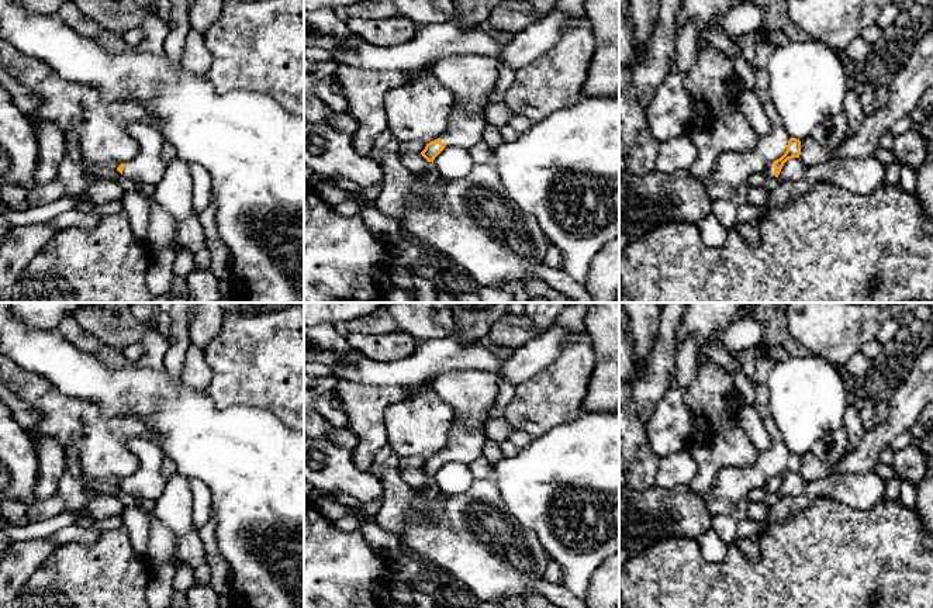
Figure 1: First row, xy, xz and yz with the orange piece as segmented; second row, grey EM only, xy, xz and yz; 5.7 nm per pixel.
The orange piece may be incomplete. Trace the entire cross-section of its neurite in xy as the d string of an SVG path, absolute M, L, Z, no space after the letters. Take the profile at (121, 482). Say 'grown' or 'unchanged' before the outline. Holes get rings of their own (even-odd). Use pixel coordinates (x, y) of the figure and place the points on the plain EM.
grown; M129 438L127 446L139 457L141 467L132 476L121 479L117 486L131 495L156 501L166 487L162 474L165 455L148 438Z

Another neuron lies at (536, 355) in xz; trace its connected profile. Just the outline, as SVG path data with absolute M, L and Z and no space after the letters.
M553 325L540 336L514 350L505 360L498 377L512 381L515 386L543 372L557 359L573 336L570 331L560 325Z

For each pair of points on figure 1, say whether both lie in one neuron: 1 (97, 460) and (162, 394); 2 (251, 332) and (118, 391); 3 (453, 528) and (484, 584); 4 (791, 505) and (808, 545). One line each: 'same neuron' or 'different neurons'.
1: different neurons
2: different neurons
3: same neuron
4: different neurons

